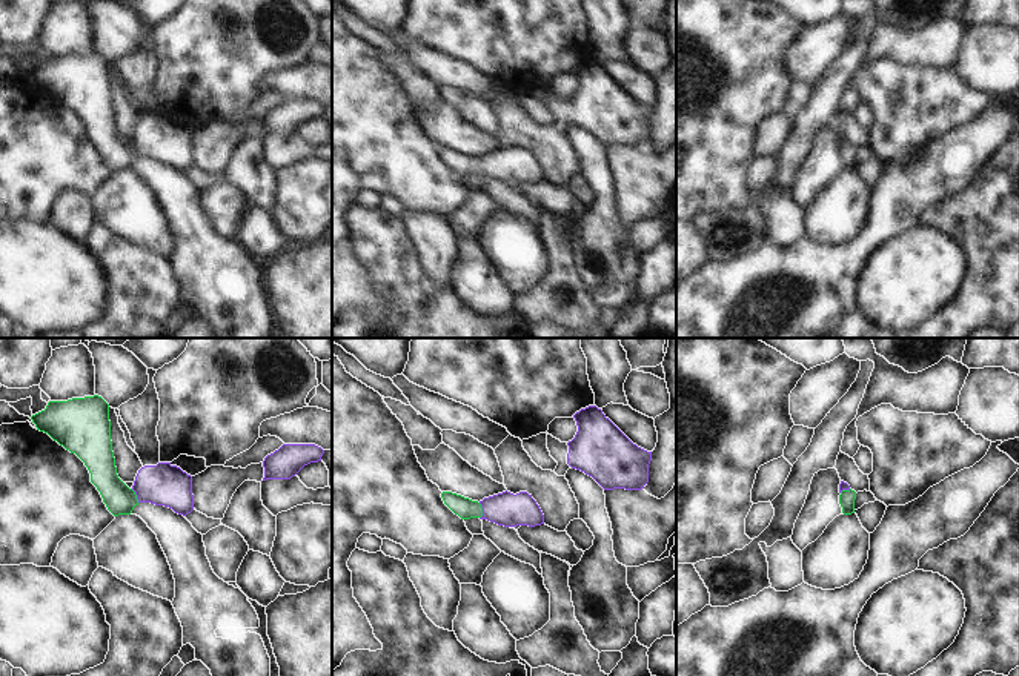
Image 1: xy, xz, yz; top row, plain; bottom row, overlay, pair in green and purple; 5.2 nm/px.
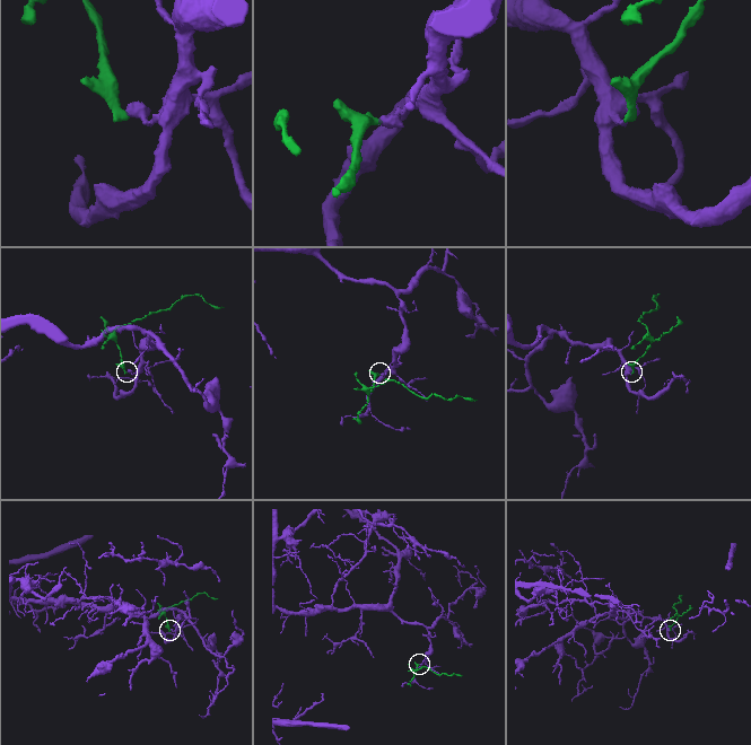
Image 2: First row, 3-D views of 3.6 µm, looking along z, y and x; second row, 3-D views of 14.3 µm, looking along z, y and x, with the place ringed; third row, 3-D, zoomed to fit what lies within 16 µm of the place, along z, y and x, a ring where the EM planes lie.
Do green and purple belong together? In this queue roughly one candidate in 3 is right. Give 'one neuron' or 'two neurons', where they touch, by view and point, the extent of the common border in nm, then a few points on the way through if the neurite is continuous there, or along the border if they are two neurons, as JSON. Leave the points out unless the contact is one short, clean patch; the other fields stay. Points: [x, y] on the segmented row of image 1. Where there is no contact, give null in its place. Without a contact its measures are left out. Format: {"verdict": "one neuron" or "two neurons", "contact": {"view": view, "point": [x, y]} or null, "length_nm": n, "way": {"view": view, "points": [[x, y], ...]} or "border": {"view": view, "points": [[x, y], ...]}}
{"verdict": "one neuron", "contact": {"view": "xz", "point": [481, 510]}, "length_nm": 90, "way": {"view": "xz", "points": [[464, 507], [481, 510], [506, 509]]}}

